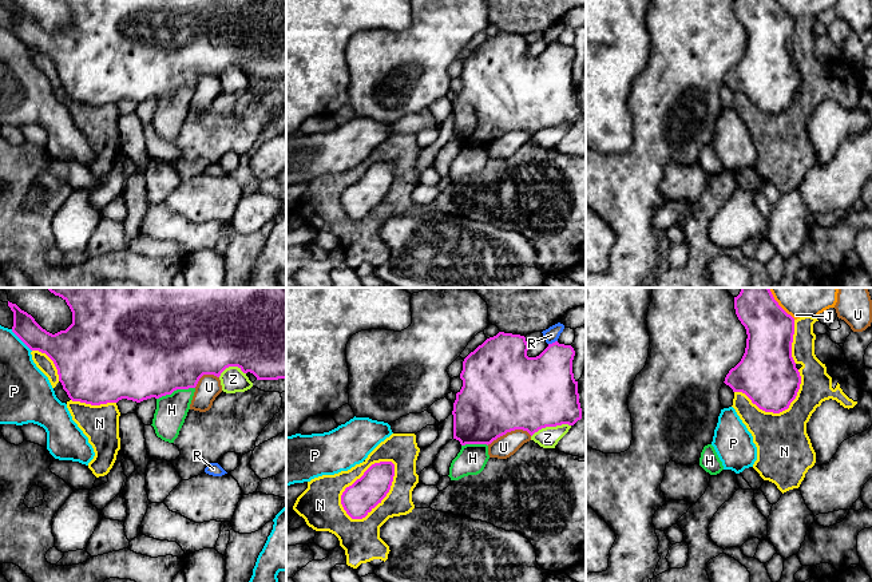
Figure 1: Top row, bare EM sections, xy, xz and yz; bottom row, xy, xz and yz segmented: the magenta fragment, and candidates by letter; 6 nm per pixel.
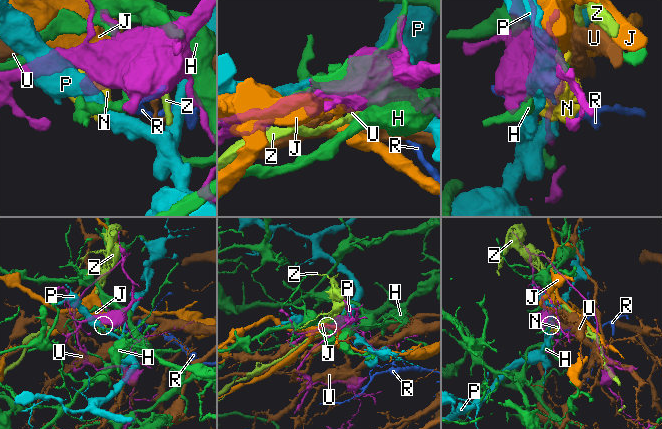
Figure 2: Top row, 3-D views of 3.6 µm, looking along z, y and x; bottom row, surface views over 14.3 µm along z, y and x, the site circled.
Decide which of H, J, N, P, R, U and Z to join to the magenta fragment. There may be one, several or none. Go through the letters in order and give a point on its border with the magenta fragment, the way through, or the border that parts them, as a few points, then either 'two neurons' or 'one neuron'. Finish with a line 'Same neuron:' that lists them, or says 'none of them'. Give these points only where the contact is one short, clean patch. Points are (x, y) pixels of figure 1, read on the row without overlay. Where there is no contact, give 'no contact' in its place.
H: xy (175, 90) | two neurons
J: yz (784, 11) | two neurons
N: xz (385, 196) | two neurons
P: xy (20, 39) | two neurons
R: xz (553, 43) | two neurons
U: xz (508, 131) | two neurons
Z: xz (550, 126) | two neurons
Same neuron: none of them

